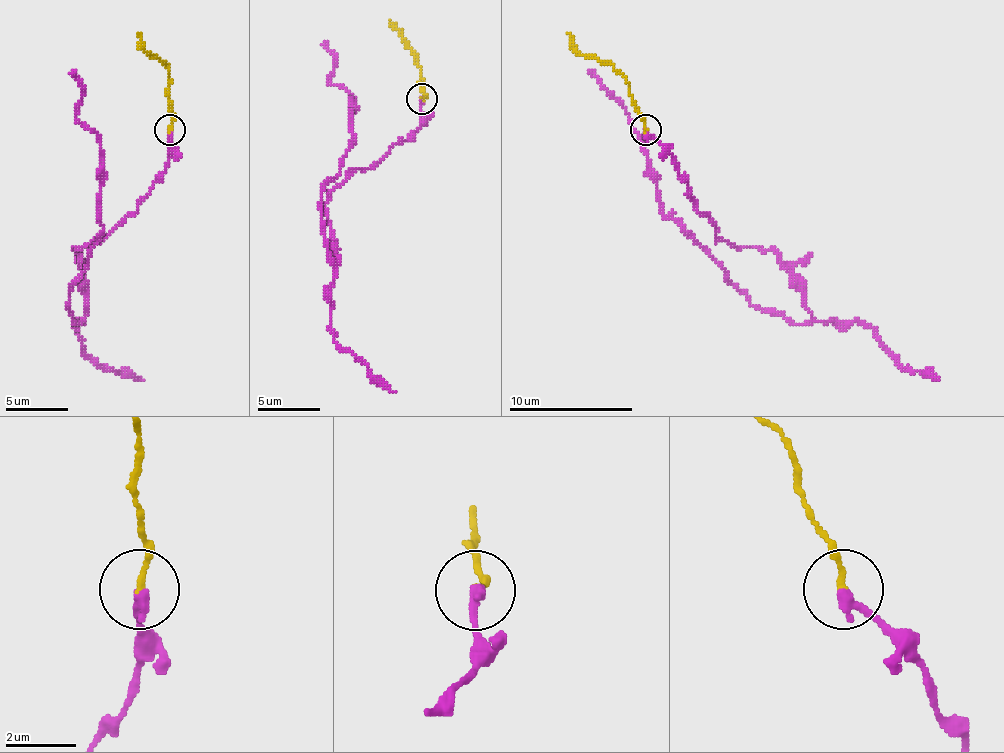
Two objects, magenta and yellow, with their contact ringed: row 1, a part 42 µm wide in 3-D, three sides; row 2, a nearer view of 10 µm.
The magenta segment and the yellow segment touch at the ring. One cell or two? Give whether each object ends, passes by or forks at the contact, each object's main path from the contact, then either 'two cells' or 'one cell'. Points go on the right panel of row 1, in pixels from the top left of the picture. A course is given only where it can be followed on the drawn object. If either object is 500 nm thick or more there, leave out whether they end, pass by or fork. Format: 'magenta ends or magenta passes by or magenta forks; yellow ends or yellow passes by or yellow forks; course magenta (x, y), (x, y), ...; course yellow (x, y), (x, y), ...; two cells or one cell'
magenta ends; yellow ends; course magenta (644, 129), (719, 238), (774, 253), (802, 293), (805, 324), (756, 309), (663, 213), (644, 141), (588, 70); course yellow (644, 129), (644, 117), (616, 70), (585, 58), (567, 33); one cell

